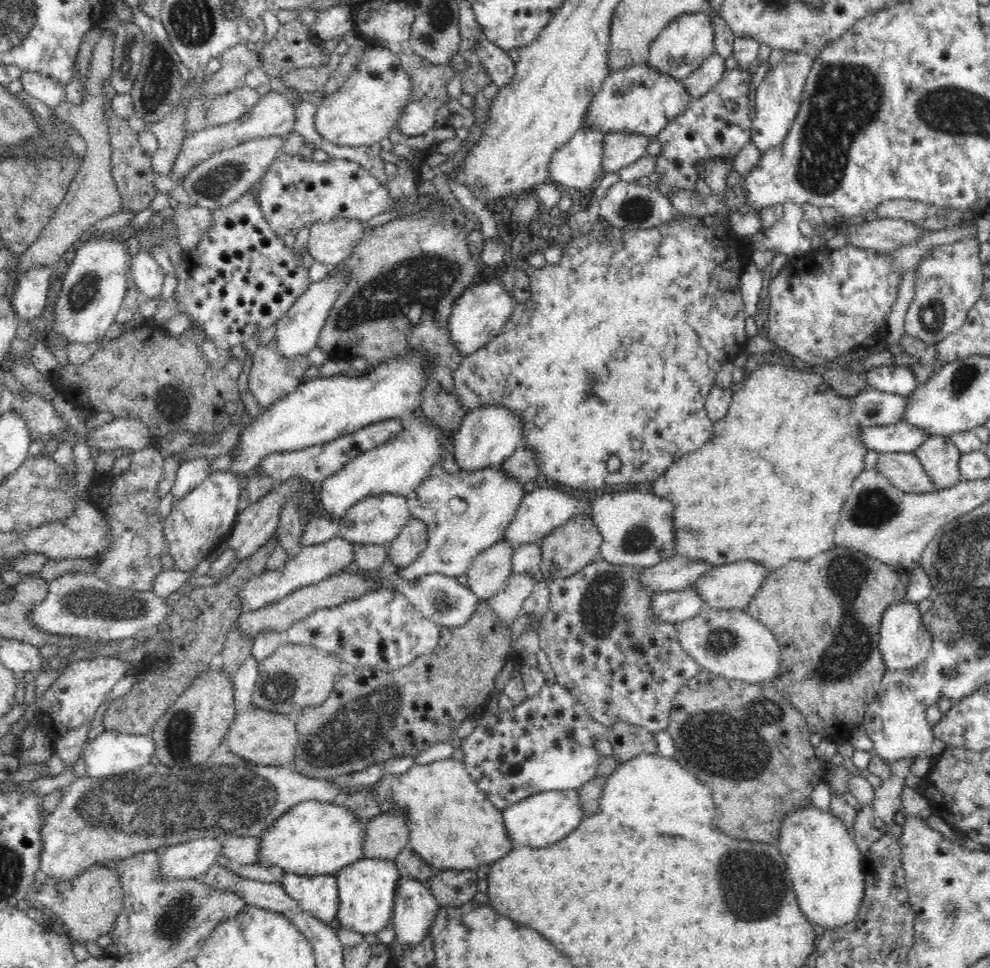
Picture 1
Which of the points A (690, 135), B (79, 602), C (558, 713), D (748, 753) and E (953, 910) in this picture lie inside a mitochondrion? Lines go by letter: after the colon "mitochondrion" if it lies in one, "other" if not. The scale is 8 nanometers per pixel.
A: other
B: mitochondrion
C: other
D: mitochondrion
E: mitochondrion

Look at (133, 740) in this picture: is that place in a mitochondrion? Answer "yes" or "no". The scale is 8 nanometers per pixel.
no

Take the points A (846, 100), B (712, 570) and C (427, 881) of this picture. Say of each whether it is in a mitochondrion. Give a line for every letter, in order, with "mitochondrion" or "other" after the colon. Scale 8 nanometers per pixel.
A: mitochondrion
B: other
C: other

